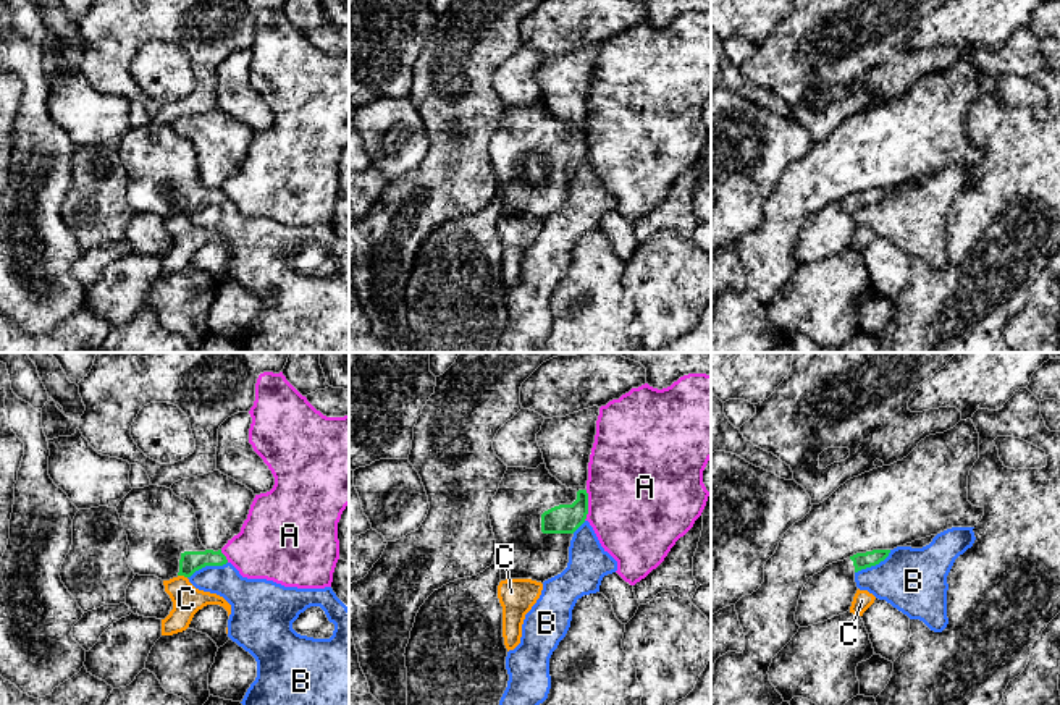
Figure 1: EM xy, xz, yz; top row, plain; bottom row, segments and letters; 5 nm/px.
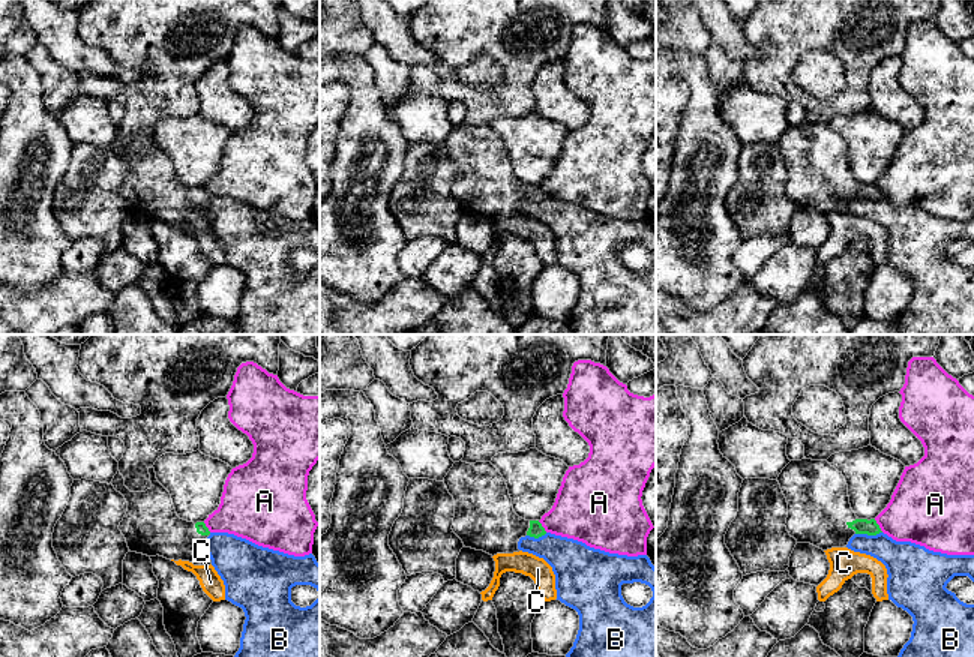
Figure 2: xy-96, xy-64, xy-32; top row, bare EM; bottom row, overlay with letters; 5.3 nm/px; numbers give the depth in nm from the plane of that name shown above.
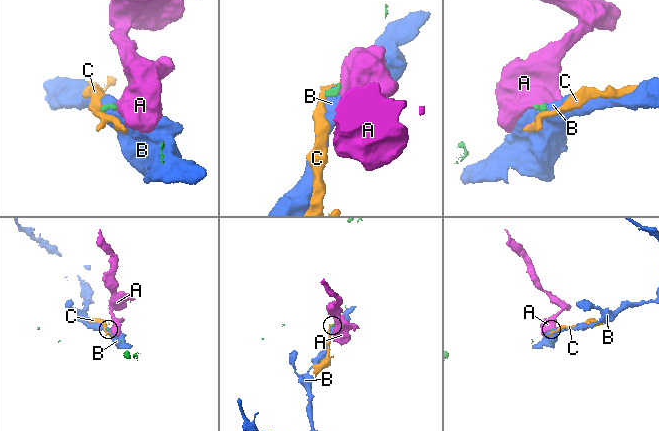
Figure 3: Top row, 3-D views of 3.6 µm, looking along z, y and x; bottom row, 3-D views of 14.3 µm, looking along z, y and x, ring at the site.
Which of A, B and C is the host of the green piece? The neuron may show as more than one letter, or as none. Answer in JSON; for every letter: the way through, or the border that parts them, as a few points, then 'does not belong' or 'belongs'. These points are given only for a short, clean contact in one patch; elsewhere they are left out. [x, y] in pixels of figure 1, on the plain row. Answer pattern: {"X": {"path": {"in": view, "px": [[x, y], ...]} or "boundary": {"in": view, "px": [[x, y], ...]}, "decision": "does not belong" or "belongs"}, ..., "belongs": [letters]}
{"A": {"boundary": {"in": "xz", "px": [[587, 128], [587, 154], [584, 157]]}, "decision": "does not belong"}, "B": {"boundary": {"in": "xy", "px": [[227, 199], [217, 204], [202, 204], [188, 215]]}, "decision": "does not belong"}, "C": {"boundary": {"in": "xy", "px": [[178, 212], [186, 215]]}, "decision": "does not belong"}, "belongs": []}

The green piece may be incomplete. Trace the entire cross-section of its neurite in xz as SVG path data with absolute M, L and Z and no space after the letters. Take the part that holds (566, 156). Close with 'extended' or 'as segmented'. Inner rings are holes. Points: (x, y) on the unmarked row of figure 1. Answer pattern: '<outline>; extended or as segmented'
M545 100L536 107L507 105L488 152L501 197L501 218L532 217L543 222L567 205L570 178L588 152L588 131L562 123Z; extended

